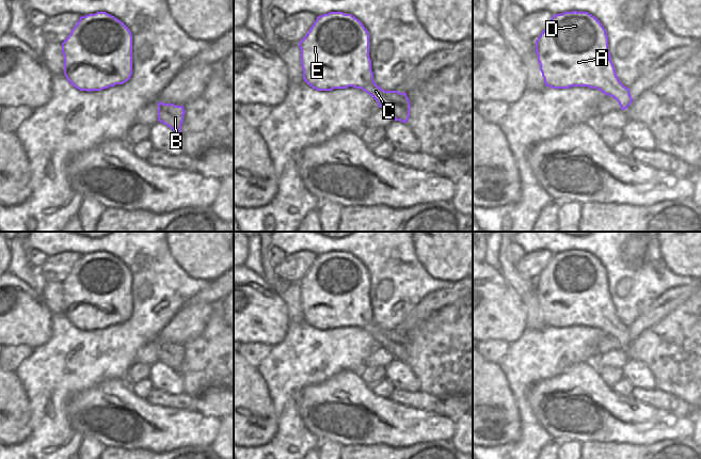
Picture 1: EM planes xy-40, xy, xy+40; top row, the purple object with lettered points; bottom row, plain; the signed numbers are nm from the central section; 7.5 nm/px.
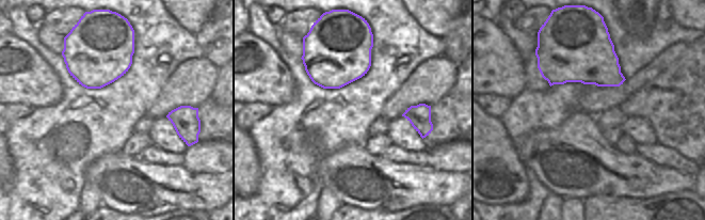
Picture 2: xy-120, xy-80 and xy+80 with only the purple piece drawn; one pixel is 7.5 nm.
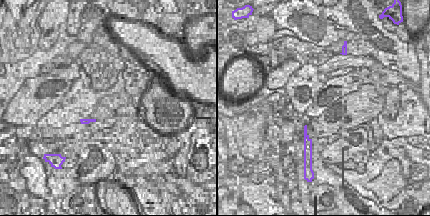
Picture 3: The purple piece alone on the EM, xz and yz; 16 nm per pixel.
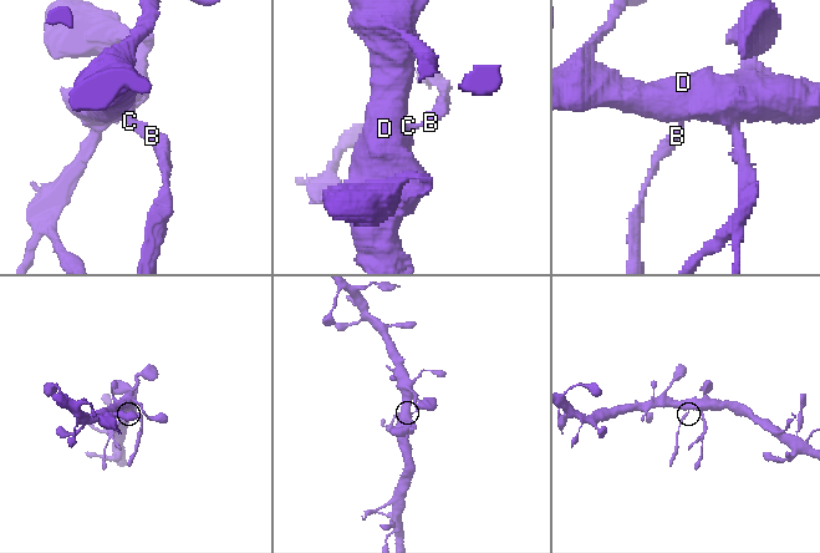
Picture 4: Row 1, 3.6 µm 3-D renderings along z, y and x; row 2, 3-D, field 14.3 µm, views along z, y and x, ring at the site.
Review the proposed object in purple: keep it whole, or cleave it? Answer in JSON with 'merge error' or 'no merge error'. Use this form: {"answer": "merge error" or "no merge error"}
{"answer": "merge error"}

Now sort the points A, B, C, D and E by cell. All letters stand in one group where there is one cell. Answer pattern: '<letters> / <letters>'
A C D E / B

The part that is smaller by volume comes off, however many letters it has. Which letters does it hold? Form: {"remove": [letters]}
{"remove": ["B"]}

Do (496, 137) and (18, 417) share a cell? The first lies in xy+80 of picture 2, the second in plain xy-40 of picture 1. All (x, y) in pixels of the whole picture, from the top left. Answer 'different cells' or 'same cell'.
same cell

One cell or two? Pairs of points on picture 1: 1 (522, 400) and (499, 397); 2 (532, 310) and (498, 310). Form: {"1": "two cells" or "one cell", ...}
{"1": "two cells", "2": "two cells"}

